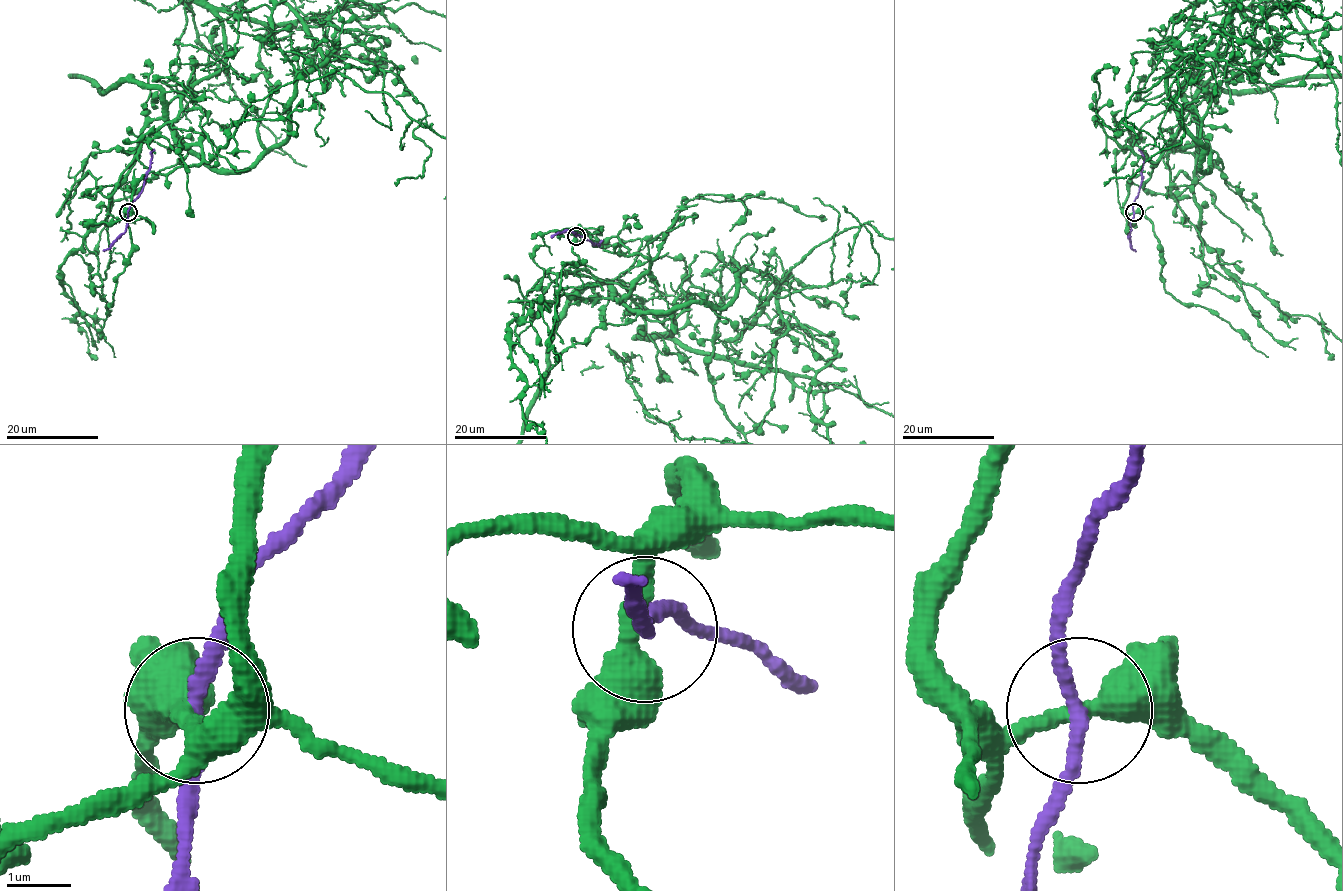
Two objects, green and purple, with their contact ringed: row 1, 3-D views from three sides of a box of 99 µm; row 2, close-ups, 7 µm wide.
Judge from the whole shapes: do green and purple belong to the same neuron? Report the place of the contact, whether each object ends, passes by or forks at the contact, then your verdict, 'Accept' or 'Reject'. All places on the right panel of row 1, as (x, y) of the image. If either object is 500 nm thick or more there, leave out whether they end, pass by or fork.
Place: (1134, 212). At the ring green passes by. At the ring purple passes by. Reject

